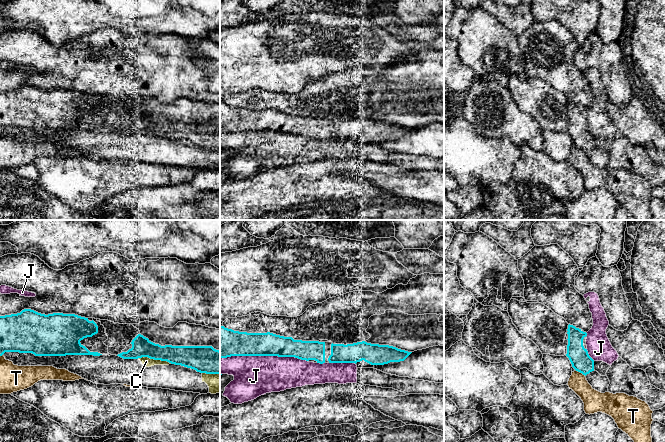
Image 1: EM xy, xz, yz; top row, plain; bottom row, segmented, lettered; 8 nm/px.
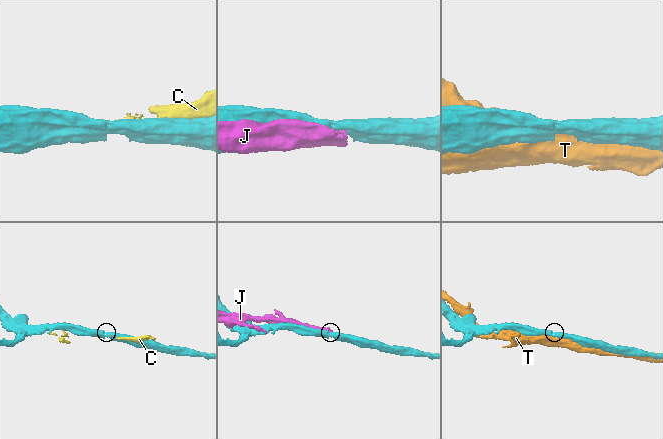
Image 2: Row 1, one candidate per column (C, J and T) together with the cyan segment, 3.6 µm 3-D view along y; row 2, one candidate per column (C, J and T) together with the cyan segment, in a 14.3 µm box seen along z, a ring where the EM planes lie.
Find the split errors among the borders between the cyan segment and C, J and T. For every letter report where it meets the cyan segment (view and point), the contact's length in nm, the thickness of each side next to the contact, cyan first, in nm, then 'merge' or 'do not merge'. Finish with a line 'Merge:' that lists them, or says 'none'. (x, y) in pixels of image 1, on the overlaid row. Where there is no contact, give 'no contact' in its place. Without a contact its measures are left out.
C: xy (154, 359) | 280 nm | 160/70 nm | do not merge
J: xz (264, 355) | 700 nm | 200/320 nm | do not merge
T: yz (581, 372) | 90 nm | 160/170 nm | do not merge
Merge: none

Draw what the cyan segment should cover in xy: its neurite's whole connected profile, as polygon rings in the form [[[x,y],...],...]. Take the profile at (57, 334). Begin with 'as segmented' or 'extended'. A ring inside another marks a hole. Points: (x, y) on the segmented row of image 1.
as segmented; [[[24,309],[20,313],[0,316],[0,356],[5,352],[32,353],[35,356],[66,356],[66,355],[93,355],[100,356],[98,352],[90,352],[80,341],[98,333],[98,326],[92,320],[75,314],[41,314],[31,309]]]

